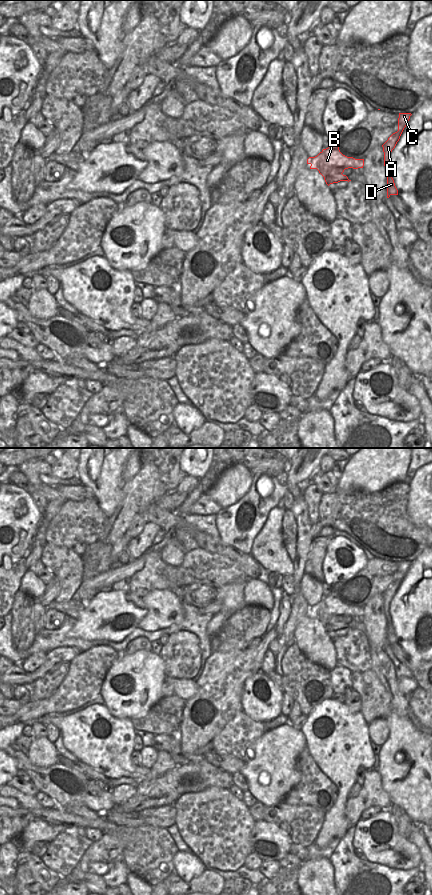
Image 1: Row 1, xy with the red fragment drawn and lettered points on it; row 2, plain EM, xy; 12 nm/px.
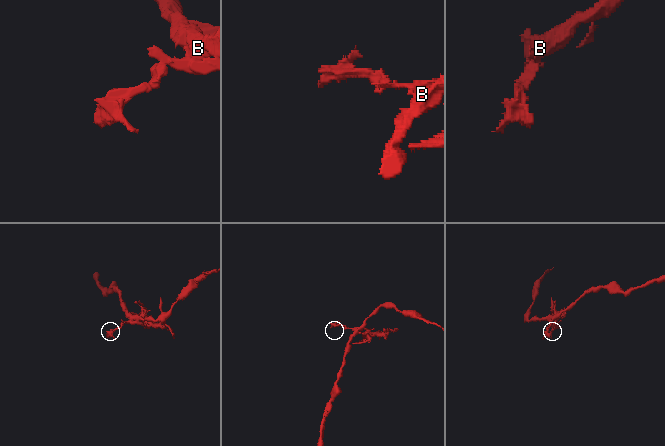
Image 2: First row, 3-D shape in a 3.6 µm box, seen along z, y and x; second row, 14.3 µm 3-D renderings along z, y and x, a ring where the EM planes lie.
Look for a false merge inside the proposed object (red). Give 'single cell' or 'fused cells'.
fused cells

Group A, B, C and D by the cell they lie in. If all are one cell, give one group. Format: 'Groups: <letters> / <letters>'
Groups: A C D / B

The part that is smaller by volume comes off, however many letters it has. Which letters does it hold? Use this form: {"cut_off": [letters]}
{"cut_off": ["A", "C", "D"]}

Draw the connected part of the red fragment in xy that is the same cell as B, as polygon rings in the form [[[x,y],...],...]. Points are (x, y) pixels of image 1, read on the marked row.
[[[332,143],[328,148],[323,149],[317,156],[309,157],[307,164],[317,164],[325,169],[339,168],[363,168],[364,159],[355,159],[343,155],[337,143]]]

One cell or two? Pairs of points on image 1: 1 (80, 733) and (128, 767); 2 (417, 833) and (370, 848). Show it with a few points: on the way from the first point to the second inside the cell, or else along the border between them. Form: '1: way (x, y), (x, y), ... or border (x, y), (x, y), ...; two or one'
1: way (92, 738), (116, 758); one
2: border (408, 838), (415, 845), (421, 858); two

